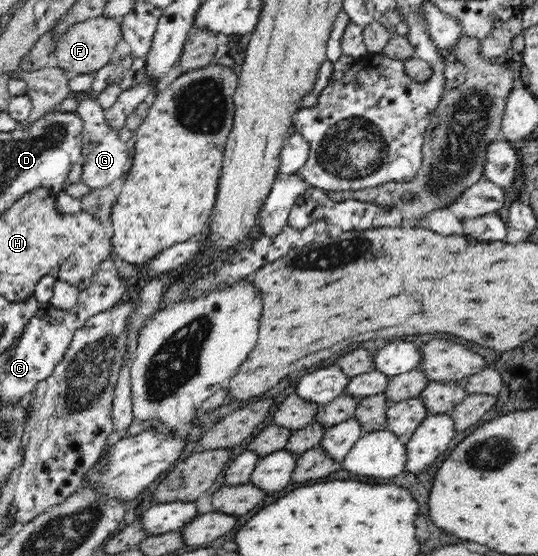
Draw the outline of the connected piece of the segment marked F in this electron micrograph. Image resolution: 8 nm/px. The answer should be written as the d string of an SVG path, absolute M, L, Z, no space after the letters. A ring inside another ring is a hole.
M107 16L87 19L74 24L56 42L52 62L72 75L95 72L111 62L115 47L121 39L121 20Z

